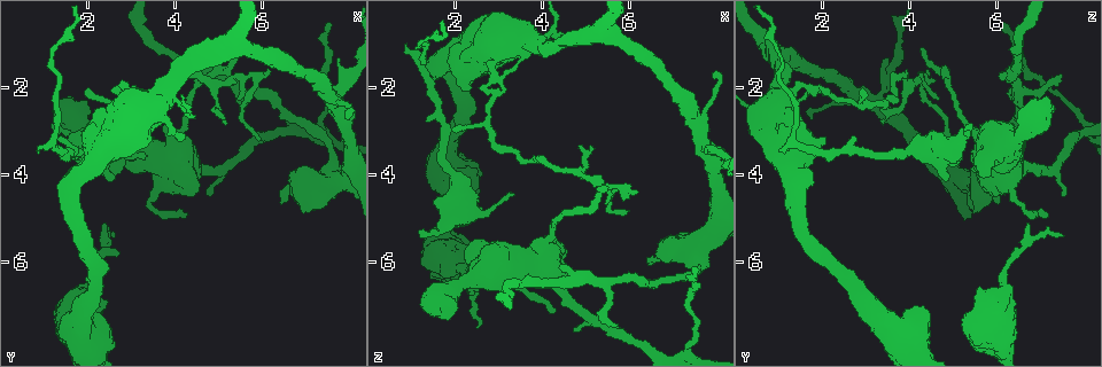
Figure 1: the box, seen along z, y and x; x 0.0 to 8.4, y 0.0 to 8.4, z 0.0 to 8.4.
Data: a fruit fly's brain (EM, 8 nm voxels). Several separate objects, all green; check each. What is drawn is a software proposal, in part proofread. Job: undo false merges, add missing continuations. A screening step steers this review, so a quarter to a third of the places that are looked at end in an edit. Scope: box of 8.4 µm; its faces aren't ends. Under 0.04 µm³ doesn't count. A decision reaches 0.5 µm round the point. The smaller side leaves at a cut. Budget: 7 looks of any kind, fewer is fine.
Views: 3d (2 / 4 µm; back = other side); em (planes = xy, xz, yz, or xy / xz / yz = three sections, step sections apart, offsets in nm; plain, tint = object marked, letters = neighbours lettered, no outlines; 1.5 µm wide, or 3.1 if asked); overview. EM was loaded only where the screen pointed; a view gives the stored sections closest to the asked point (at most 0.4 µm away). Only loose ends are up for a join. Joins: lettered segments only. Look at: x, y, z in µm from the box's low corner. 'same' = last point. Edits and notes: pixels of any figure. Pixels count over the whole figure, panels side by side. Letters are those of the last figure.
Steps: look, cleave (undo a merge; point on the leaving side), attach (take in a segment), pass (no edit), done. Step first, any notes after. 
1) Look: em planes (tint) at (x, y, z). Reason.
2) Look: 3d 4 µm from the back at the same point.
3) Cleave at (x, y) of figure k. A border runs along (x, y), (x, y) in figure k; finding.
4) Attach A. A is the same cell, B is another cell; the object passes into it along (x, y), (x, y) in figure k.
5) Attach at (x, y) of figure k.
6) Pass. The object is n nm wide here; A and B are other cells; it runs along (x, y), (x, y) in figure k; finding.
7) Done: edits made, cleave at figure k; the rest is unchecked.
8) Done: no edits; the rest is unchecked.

Look: em planes (letters) at (0.90, 3.45, 1.10). An open end.

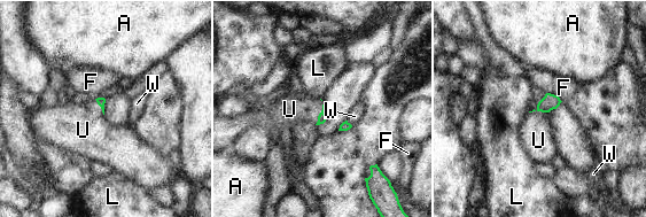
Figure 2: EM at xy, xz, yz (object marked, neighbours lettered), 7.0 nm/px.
Attach U. U is the same cell, A, F, L and W are other cells; the cell continues.

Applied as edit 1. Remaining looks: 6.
Look: overview. Redraw.

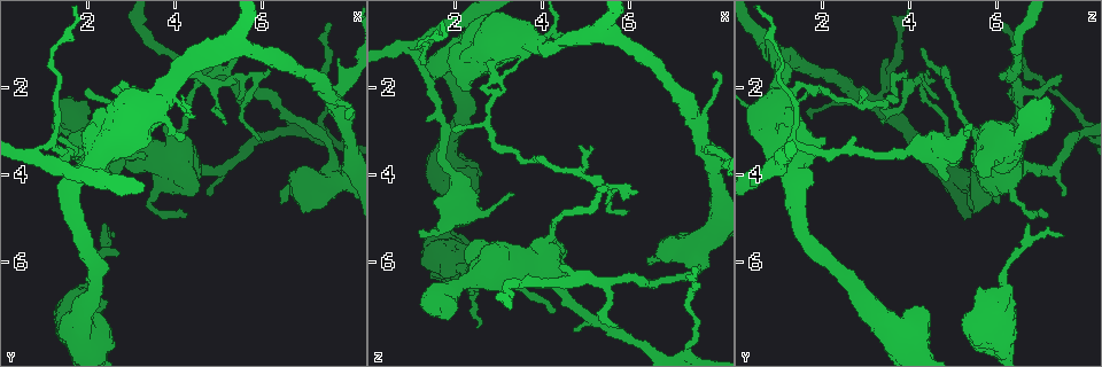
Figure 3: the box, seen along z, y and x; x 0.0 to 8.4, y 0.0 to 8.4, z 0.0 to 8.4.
Look: em xz step 8 (letters) at (1.95, 2.05, 2.85). Tapers out.

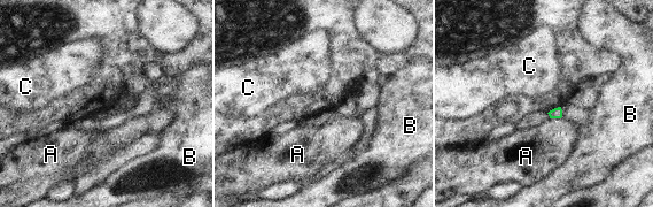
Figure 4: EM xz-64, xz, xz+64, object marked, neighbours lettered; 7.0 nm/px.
Look: em planes (letters) at the same point.

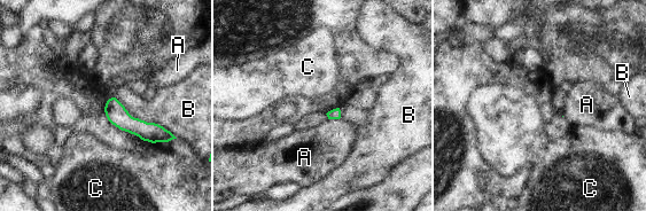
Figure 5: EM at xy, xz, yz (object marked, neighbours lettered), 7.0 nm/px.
Pass. The object is 80 nm wide here; A, B and C are other cells; it runs along (109, 103), (130, 124), (162, 134) in figure 5; none of them fits.

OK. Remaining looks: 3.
Look: 3d 2 µm at (3.30, 3.65, 4.40). Thin end.

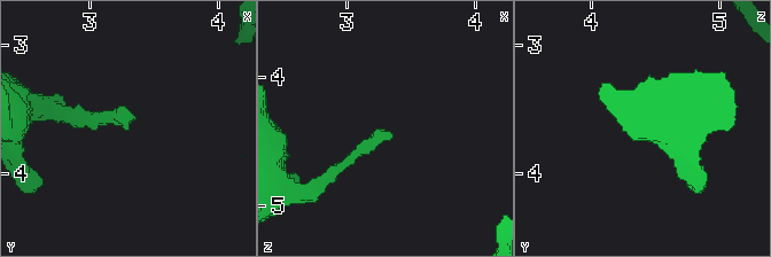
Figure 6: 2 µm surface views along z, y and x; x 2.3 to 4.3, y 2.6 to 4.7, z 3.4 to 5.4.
Look: em xz step 4 (tint) at (3.28, 3.66, 4.42). Now the EM.

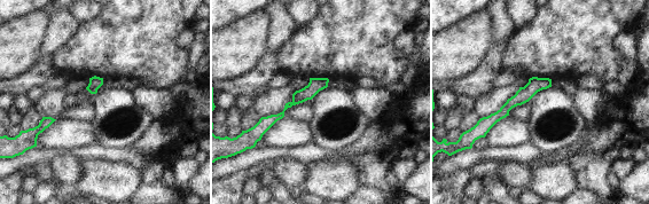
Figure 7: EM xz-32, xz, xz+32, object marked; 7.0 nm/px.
Look: em planes (letters) at the same point. Another direction.

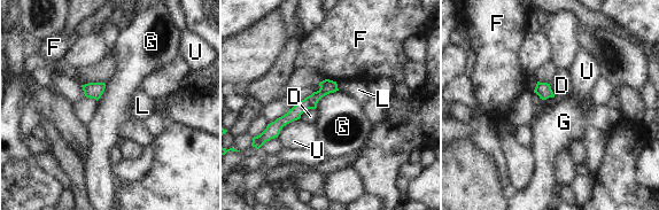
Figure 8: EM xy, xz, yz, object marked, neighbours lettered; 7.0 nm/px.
Pass. The longest contact is with U, 220 nm; D, F, G, L and U are other cells; it runs along (333, 84), (278, 124) in figure 8; no lettered segment goes on from it.

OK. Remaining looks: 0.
Done: edits made, attach at figure 2; the rest is unchecked.

